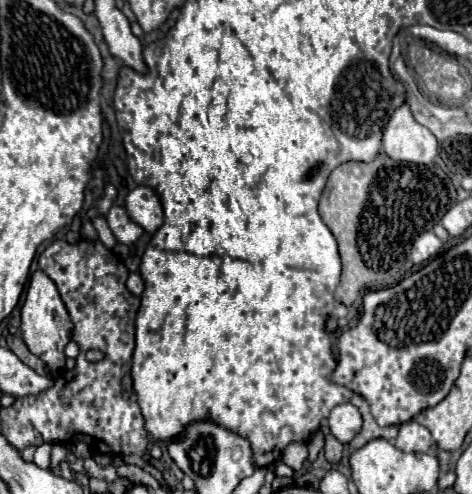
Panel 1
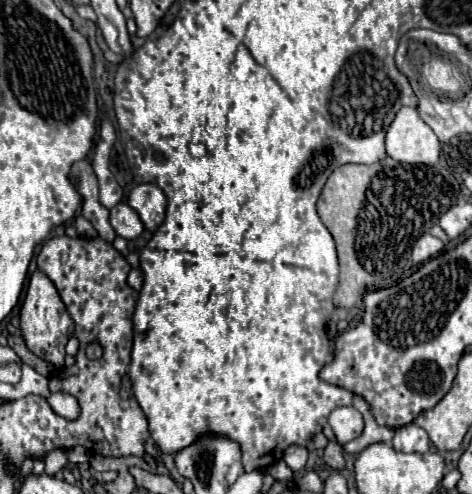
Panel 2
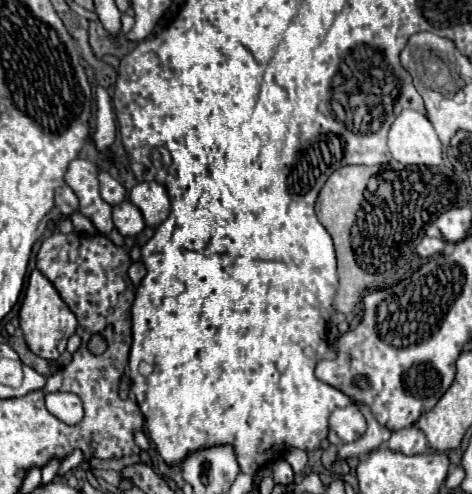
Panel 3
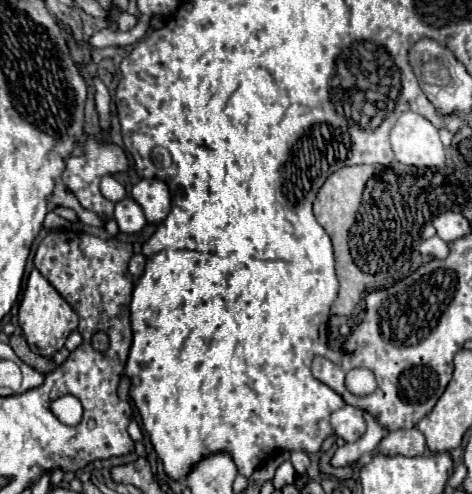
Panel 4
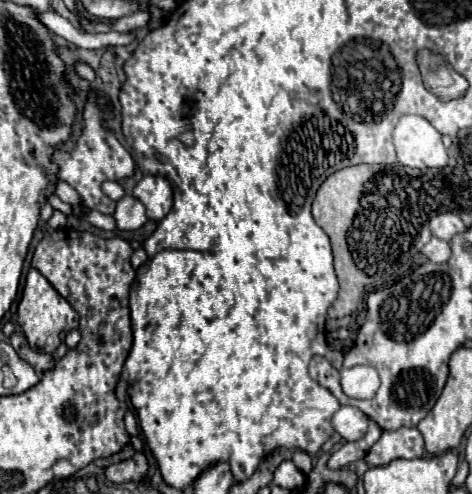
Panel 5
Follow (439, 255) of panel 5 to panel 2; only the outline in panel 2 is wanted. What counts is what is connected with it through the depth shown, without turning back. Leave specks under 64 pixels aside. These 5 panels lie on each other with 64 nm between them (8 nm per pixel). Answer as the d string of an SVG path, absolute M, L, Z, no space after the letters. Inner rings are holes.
M425 232L422 236L419 236L413 244L412 260L414 260L416 264L422 264L422 262L434 258L434 256L442 250L442 246L444 246L444 244L442 244L436 236Z

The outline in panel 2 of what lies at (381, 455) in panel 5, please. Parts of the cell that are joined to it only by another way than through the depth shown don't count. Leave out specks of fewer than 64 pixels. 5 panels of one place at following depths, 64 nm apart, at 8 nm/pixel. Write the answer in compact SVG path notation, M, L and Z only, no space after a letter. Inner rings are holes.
M406 424L396 430L392 438L392 446L400 452L428 452L430 450L430 438L424 428L418 424Z

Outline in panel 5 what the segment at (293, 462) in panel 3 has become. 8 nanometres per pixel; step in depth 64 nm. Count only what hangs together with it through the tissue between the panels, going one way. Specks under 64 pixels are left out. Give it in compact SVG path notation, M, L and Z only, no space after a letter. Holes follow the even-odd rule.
M294 452L294 456L292 456L292 462L296 464L296 468L300 470L300 472L304 472L304 474L308 474L310 470L312 470L312 462L310 462L310 456L306 454L306 452Z

